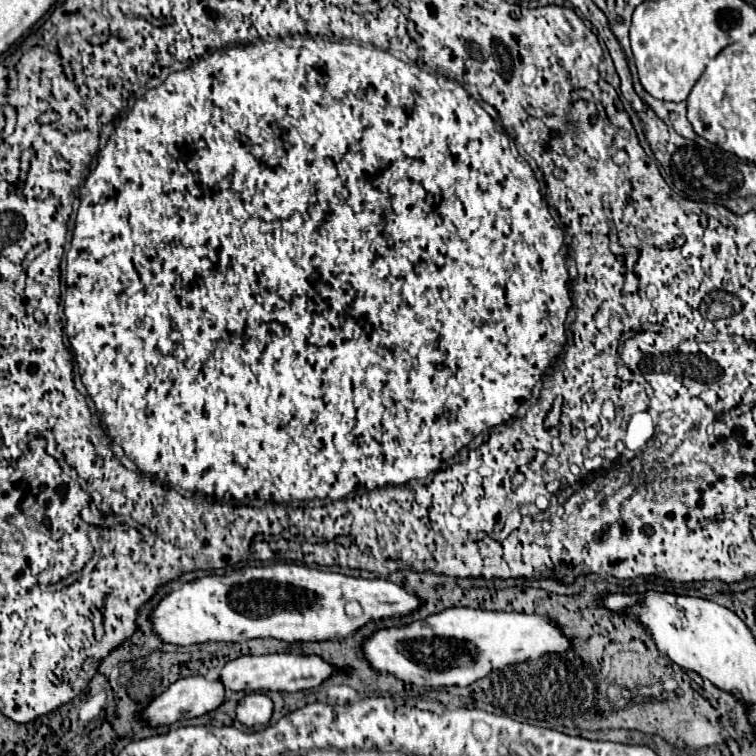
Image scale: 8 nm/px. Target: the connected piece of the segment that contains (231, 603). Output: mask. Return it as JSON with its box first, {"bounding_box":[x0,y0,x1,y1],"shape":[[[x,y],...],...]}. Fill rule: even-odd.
{"bounding_box":[151,564,421,646],"shape":[[[267,564],[267,566],[245,566],[239,570],[231,570],[227,574],[211,574],[193,582],[185,582],[181,588],[171,590],[161,598],[161,602],[151,612],[153,632],[161,642],[189,646],[201,644],[207,640],[213,642],[245,642],[255,638],[279,638],[285,642],[319,642],[329,638],[347,638],[357,632],[369,620],[383,620],[395,614],[409,614],[421,606],[421,600],[407,592],[405,588],[385,580],[365,580],[351,578],[345,574],[323,572],[317,568],[309,568],[303,564]],[[349,600],[357,600],[363,608],[359,618],[349,618],[345,614],[345,604]]]}

